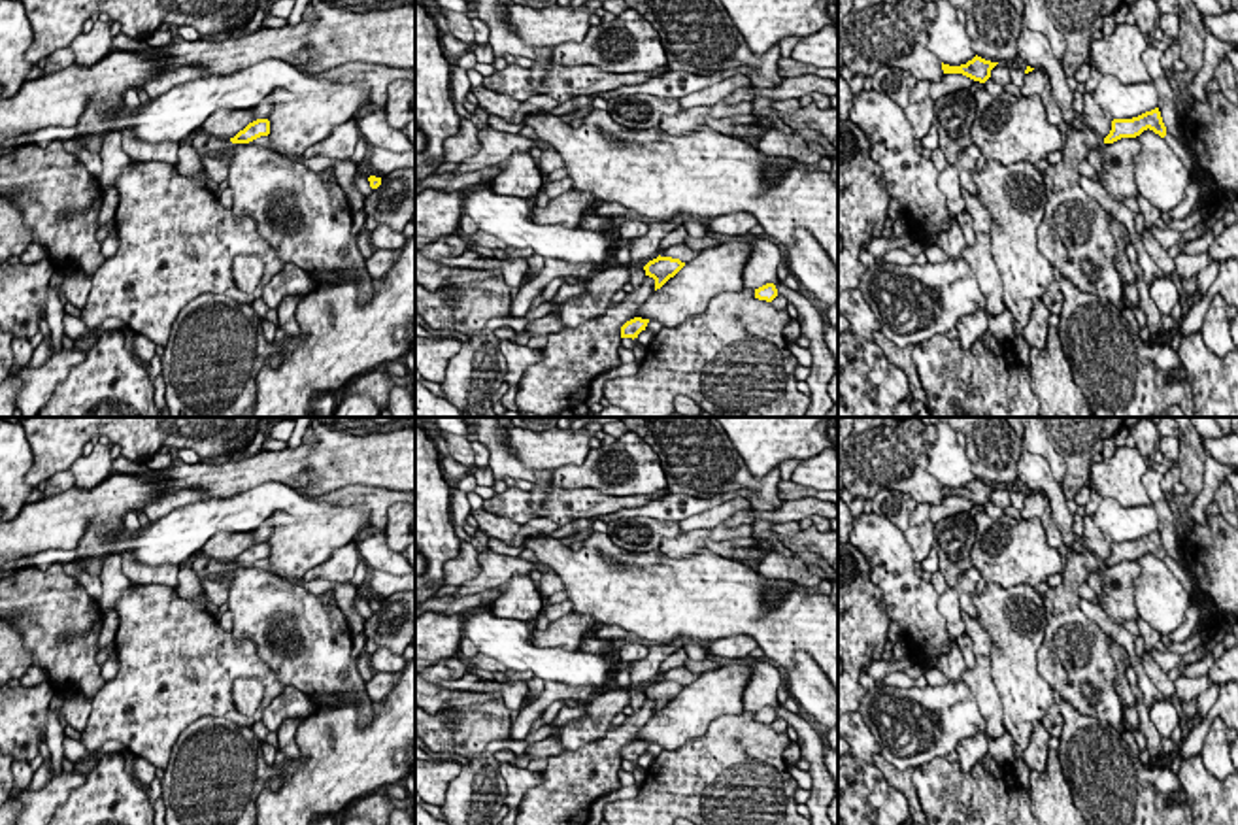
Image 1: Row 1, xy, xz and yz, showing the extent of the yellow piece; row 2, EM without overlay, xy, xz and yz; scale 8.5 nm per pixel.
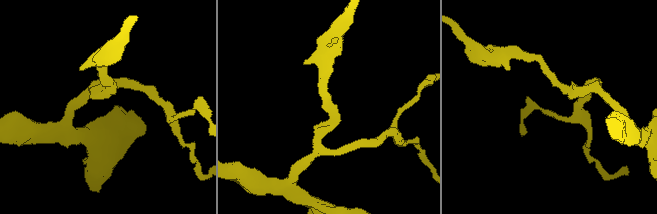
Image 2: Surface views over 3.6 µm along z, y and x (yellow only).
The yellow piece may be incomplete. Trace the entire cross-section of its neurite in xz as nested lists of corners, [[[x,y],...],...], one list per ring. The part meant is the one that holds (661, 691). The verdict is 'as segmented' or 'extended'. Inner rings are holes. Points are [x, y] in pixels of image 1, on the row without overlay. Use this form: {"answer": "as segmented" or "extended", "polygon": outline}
{"answer": "as segmented", "polygon": [[[657,680],[653,683],[649,683],[644,693],[645,699],[655,702],[655,714],[661,712],[670,700],[674,700],[681,691],[685,689],[685,685],[681,685],[679,682],[672,682],[672,680]]]}

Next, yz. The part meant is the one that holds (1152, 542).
{"answer": "as segmented", "polygon": [[[1159,530],[1146,534],[1132,542],[1113,542],[1112,553],[1104,561],[1104,566],[1113,566],[1121,561],[1136,561],[1147,551],[1153,553],[1155,557],[1159,557],[1161,561],[1166,559],[1166,549],[1163,546]]]}

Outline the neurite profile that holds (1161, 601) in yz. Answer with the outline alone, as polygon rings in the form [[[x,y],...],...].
[[[1153,553],[1140,559],[1140,576],[1134,580],[1134,602],[1138,617],[1159,631],[1163,636],[1178,631],[1191,608],[1191,597]]]

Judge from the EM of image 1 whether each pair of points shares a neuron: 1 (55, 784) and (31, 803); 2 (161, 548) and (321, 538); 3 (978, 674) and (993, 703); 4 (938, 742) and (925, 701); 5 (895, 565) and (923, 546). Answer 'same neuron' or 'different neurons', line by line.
1: same neuron
2: different neurons
3: same neuron
4: same neuron
5: different neurons

